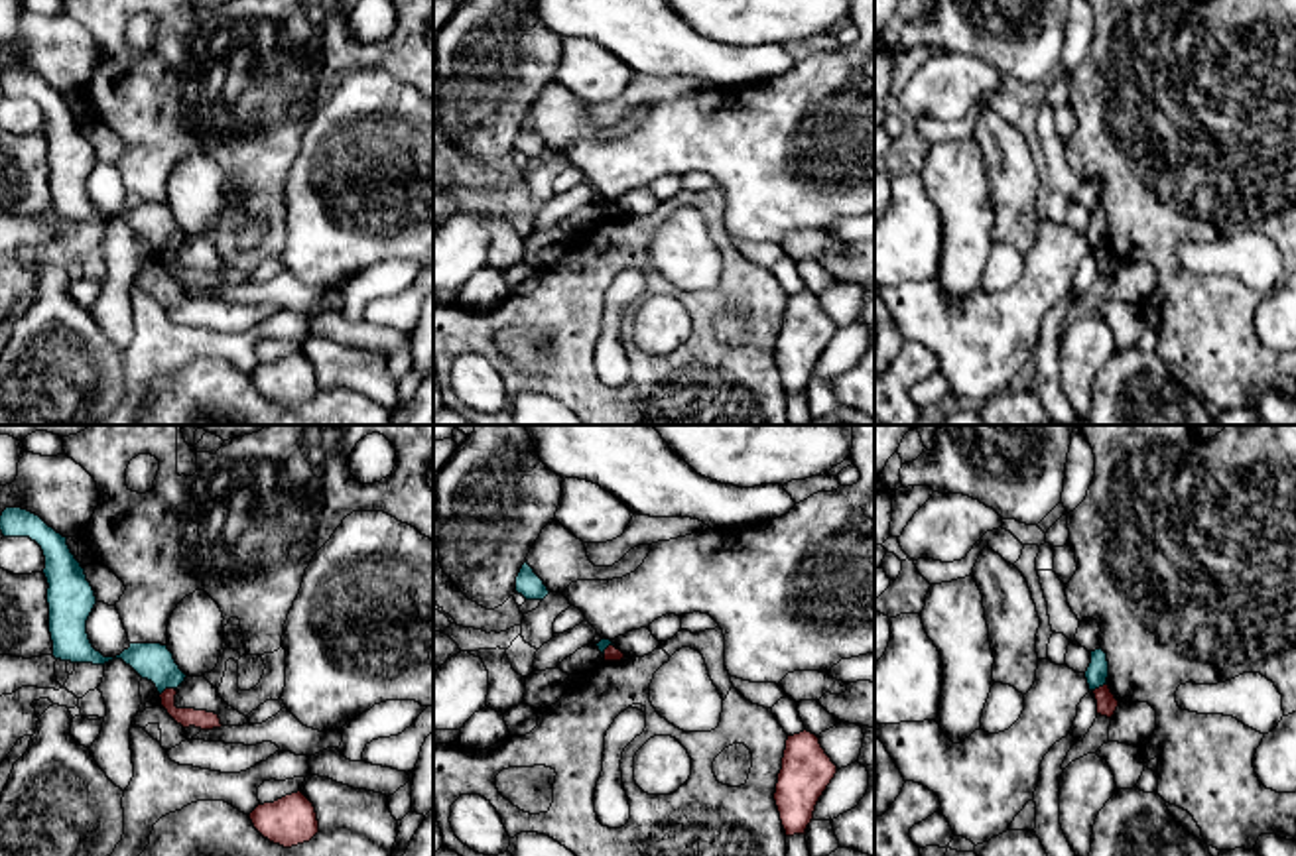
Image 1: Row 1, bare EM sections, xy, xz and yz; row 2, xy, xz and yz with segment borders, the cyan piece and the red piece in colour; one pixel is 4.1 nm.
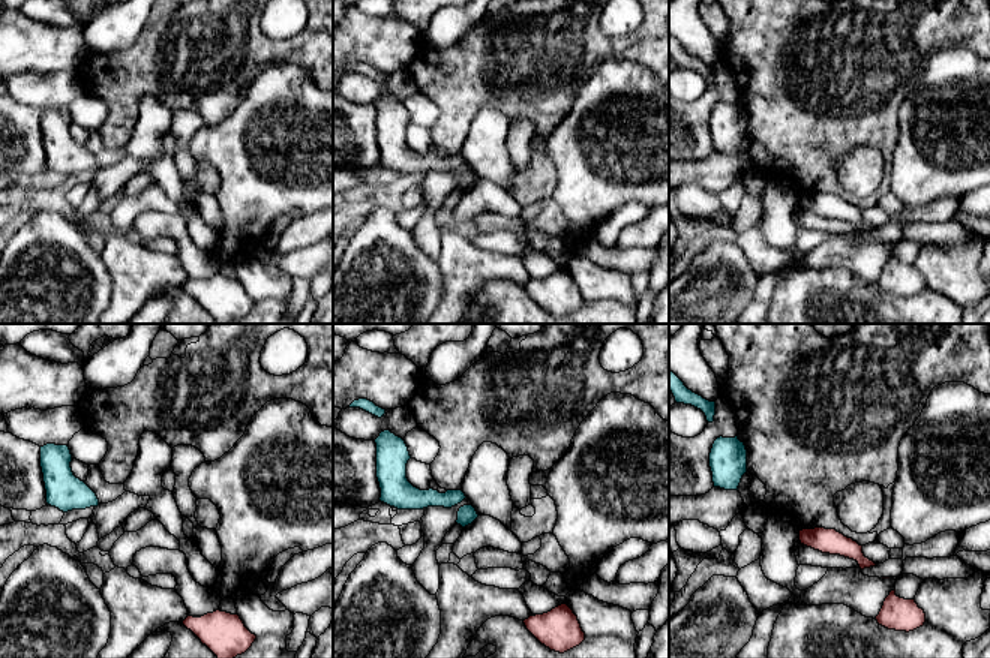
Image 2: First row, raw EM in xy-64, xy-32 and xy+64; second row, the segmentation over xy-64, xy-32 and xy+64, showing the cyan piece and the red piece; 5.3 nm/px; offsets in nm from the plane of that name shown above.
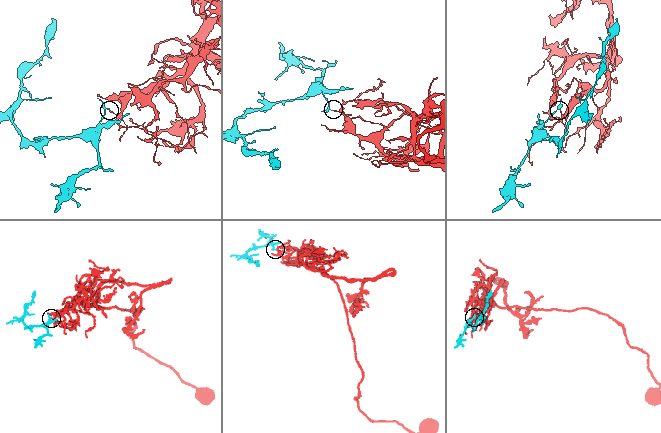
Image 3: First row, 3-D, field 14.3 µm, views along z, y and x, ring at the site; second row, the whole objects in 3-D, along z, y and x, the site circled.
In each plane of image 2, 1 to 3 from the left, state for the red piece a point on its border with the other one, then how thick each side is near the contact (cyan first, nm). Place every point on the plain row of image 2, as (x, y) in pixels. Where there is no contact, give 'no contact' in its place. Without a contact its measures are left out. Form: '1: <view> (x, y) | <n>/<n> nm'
1: no contact
2: no contact
3: no contact

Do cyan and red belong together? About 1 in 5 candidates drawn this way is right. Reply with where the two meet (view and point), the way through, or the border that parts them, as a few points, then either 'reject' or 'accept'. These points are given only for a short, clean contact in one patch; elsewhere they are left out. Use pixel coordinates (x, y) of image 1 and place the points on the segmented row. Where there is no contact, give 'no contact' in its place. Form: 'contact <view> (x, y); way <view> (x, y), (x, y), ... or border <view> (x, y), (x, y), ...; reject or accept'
contact xy (166, 687); border xy (174, 687), (160, 695); reject

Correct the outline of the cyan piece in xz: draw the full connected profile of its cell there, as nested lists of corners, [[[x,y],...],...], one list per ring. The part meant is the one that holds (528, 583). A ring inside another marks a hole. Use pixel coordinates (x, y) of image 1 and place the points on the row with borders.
[[[528,561],[522,565],[516,577],[516,592],[522,594],[526,600],[544,600],[550,594],[548,586],[534,573]]]

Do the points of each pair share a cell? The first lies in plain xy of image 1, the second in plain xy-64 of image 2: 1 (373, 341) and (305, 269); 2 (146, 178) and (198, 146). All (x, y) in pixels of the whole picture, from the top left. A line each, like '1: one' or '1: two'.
1: one
2: two

